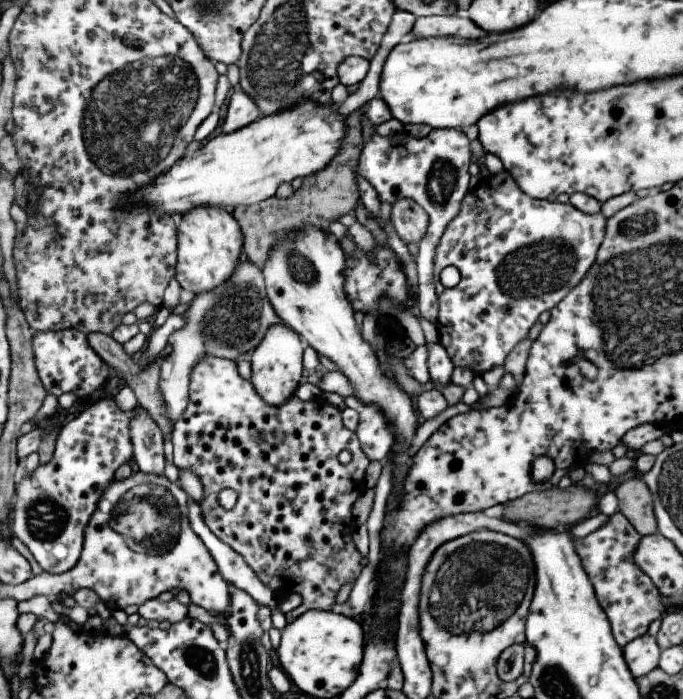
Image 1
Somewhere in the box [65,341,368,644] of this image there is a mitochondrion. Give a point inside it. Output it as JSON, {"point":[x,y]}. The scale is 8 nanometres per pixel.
{"point":[147,519]}

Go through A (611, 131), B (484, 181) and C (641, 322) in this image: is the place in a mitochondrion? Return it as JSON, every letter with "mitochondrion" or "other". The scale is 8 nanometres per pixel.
{"A":"other","B":"other","C":"mitochondrion"}

